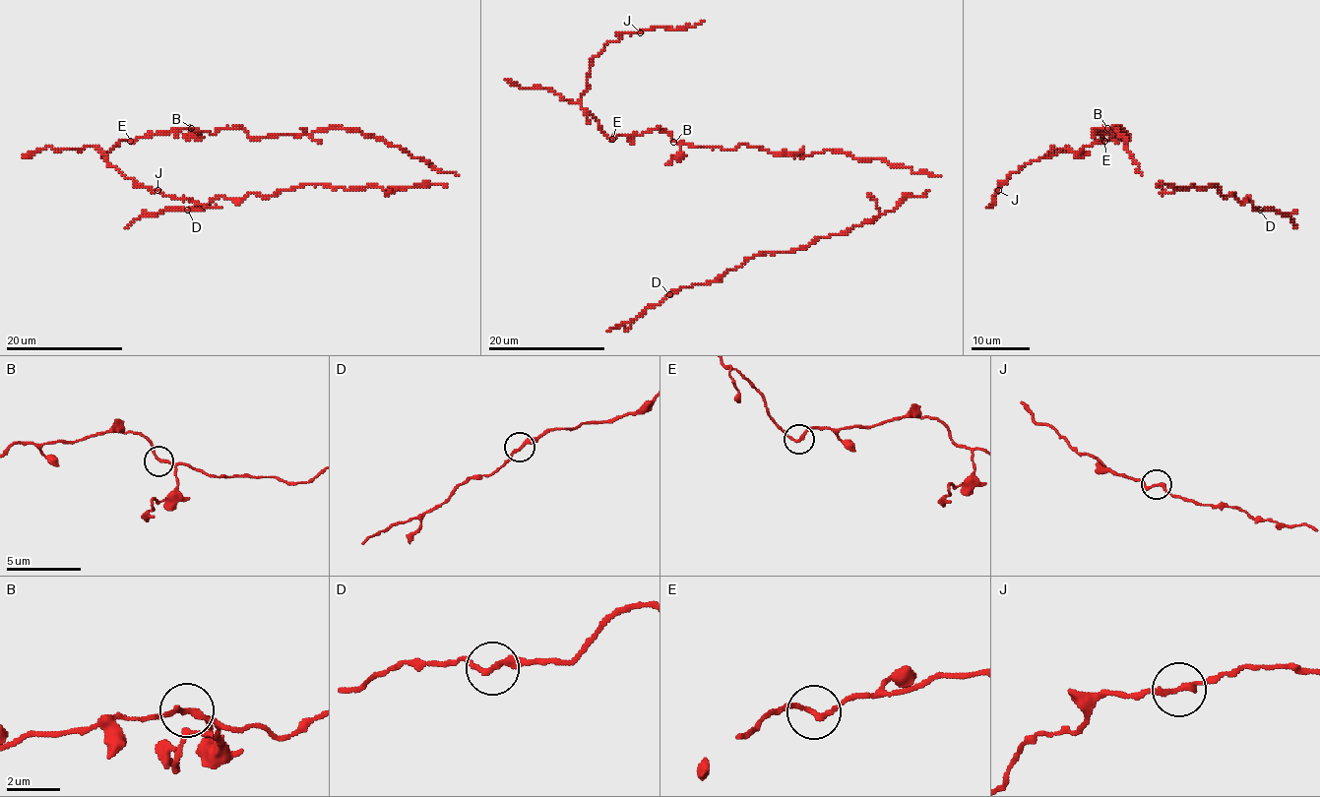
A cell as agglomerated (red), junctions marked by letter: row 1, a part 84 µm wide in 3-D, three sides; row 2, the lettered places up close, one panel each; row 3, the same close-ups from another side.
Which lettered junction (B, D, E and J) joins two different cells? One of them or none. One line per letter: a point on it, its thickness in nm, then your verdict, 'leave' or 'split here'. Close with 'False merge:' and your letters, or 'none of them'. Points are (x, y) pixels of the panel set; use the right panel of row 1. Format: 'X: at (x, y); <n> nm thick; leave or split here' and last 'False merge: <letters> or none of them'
B: at (1107, 128); 190 nm thick; leave
D: at (1260, 210); 220 nm thick; leave
E: at (1104, 141); 190 nm thick; leave
J: at (998, 190); 200 nm thick; leave
False merge: none of them

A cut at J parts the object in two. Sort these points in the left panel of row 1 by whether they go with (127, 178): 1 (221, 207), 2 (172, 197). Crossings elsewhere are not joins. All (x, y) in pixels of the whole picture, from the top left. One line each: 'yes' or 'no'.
1: no
2: no

